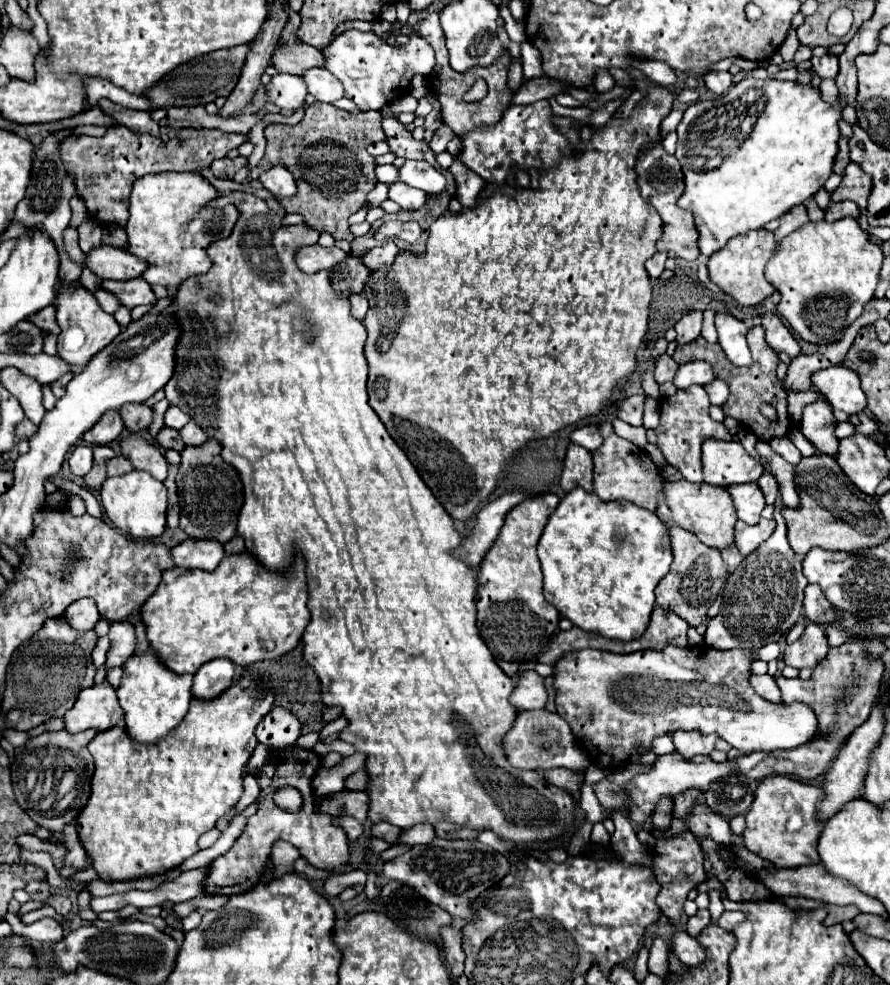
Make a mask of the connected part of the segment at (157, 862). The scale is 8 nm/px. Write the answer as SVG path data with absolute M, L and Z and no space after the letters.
M254 672L236 680L214 700L204 702L192 698L190 710L180 726L154 746L130 742L120 726L96 734L88 746L96 770L90 784L90 798L76 818L76 830L100 880L124 882L154 876L178 868L198 852L198 838L214 828L218 818L228 816L242 796L242 768L258 744L254 728L270 712L272 702L274 694L260 686L258 672Z

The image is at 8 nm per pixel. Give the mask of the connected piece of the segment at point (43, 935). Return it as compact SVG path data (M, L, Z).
M7 912L4 920L10 922L14 934L24 936L24 938L38 942L38 944L54 944L64 936L62 926L54 918L40 918L34 924L22 924L18 915Z

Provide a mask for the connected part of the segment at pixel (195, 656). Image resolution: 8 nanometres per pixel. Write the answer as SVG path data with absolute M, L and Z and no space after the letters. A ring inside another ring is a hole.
M244 552L224 556L212 572L166 570L156 592L144 602L140 620L146 626L150 650L176 674L194 674L214 658L228 658L236 666L276 660L298 646L310 620L304 562L298 560L296 568L280 574L264 570Z

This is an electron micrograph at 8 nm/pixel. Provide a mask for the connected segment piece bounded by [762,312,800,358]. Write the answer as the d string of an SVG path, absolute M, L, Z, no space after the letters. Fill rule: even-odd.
M768 312L762 318L762 326L766 328L766 342L776 350L776 352L788 352L792 358L800 354L800 346L796 342L796 338L792 336L792 332L784 326L784 322L780 320L778 314Z

